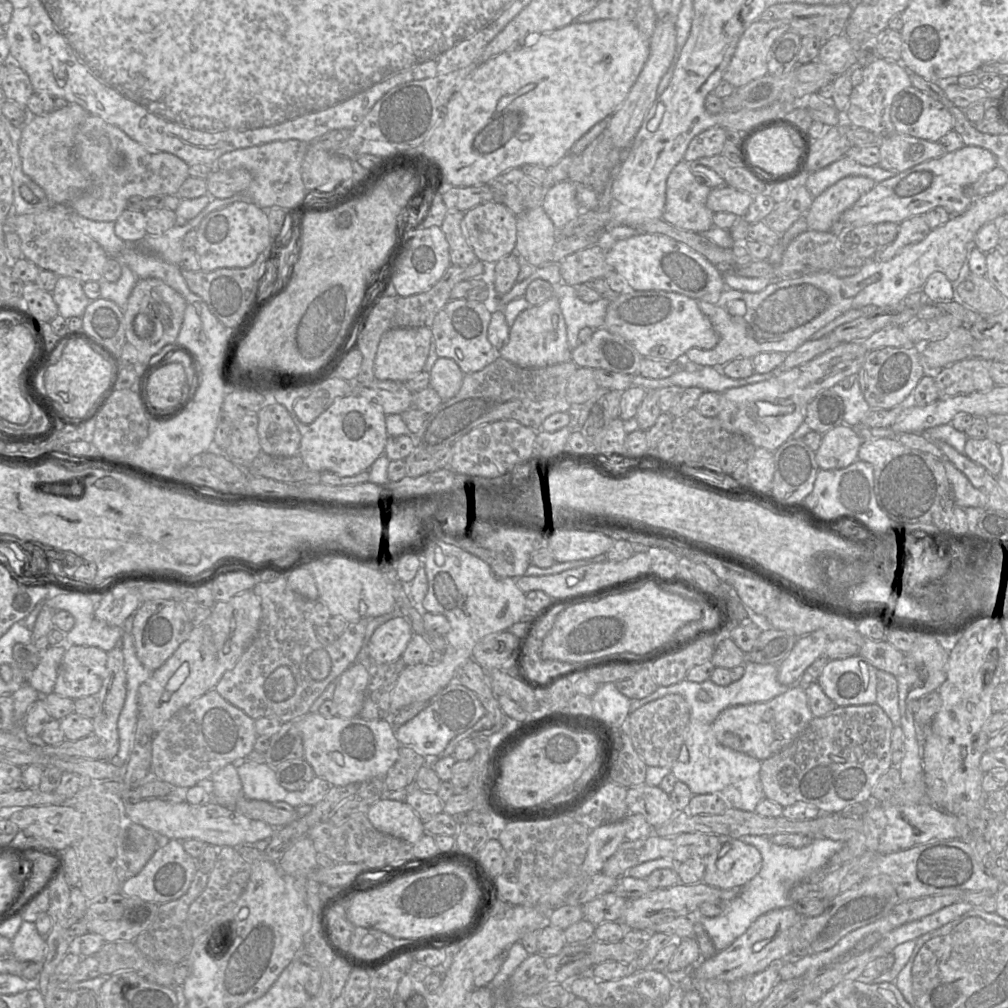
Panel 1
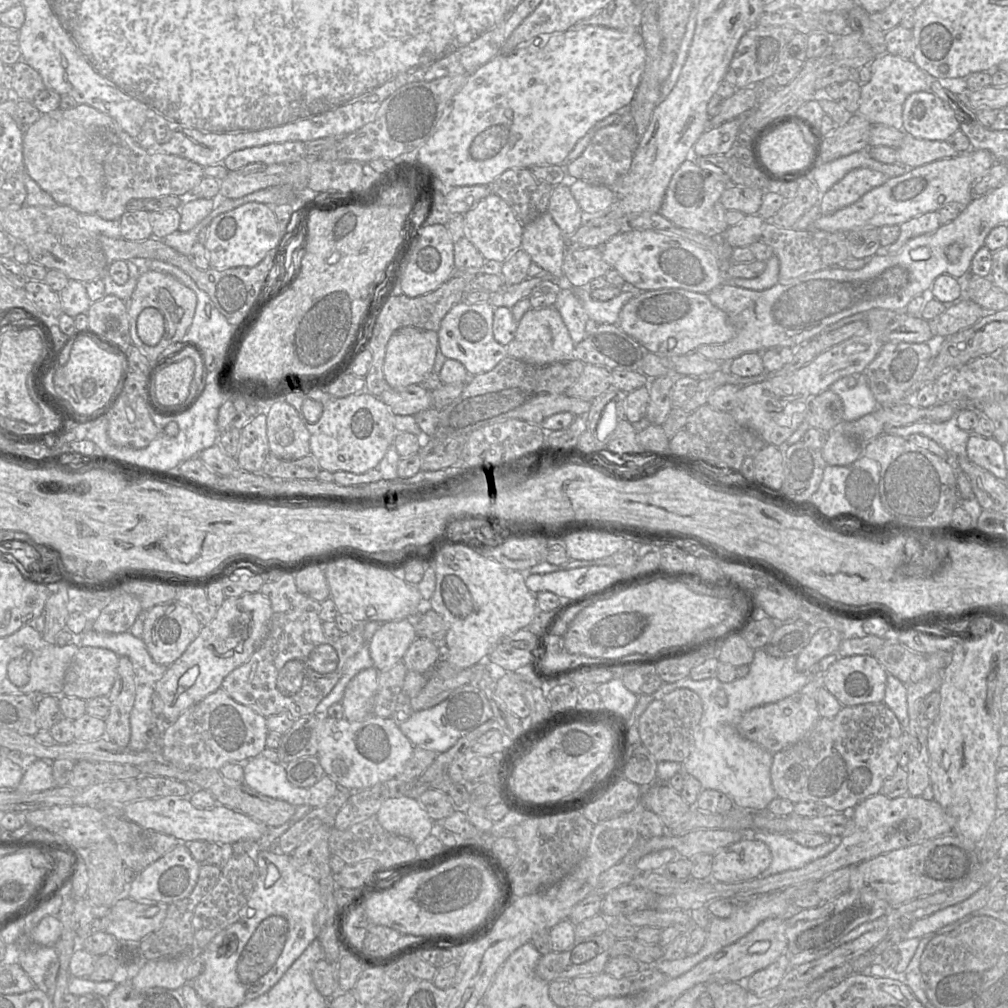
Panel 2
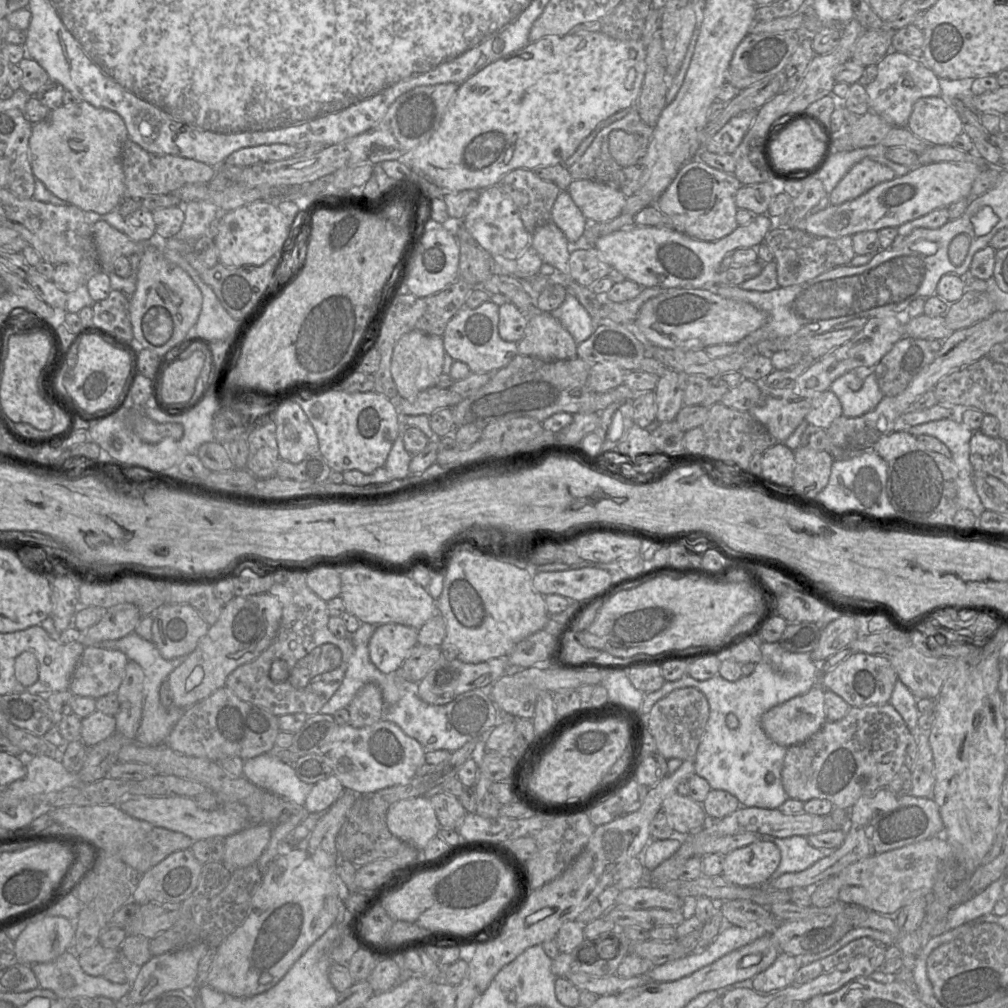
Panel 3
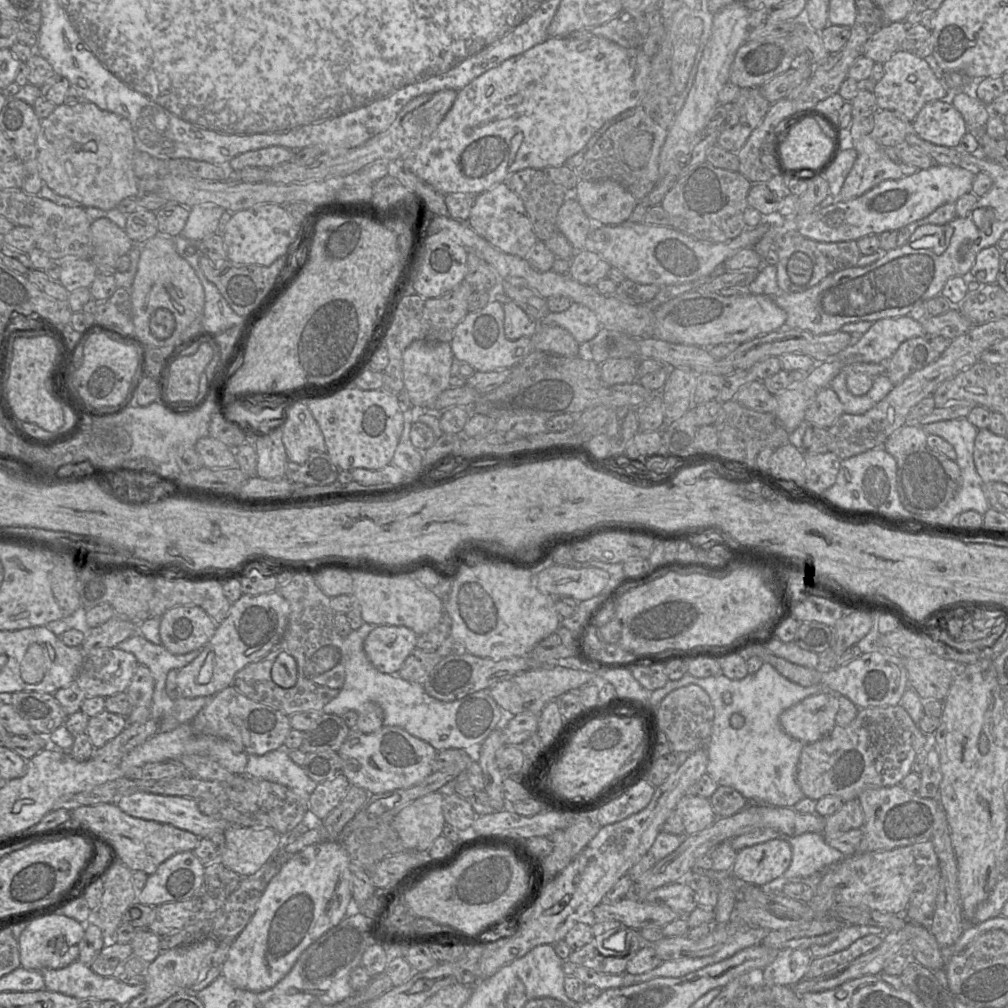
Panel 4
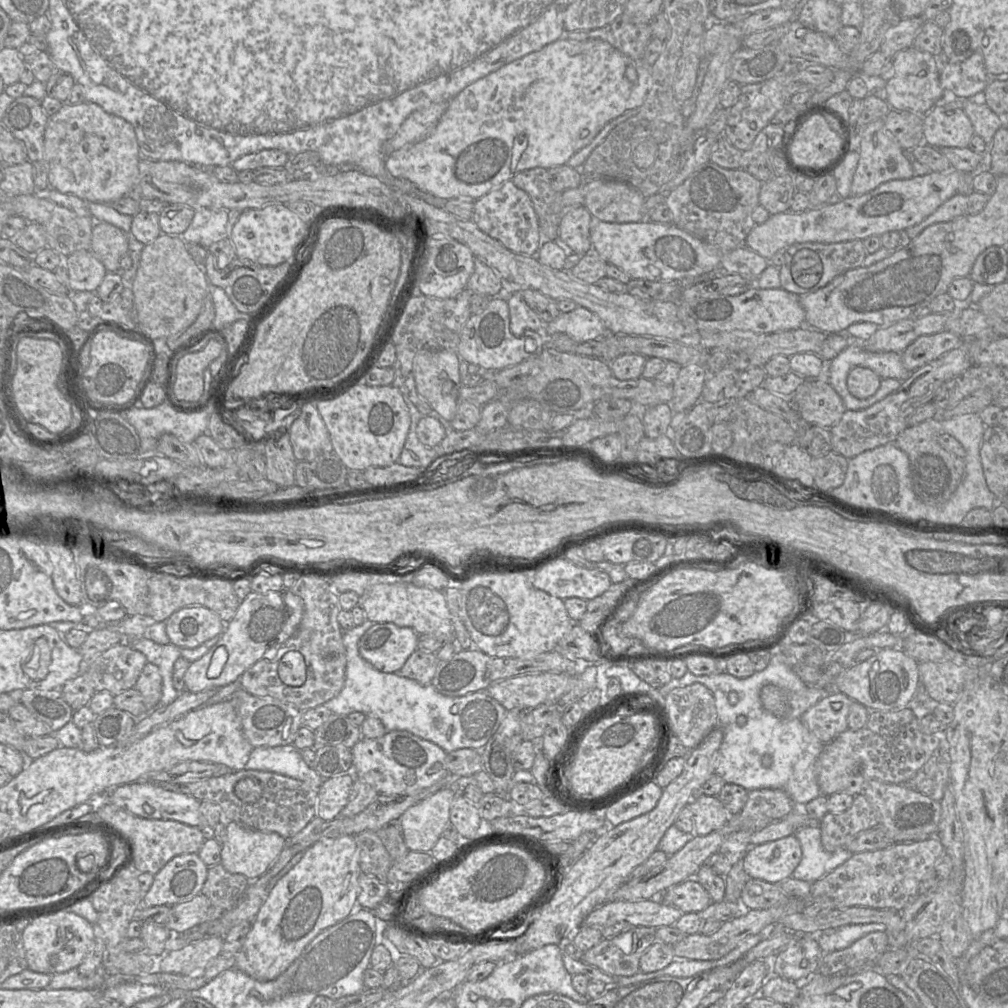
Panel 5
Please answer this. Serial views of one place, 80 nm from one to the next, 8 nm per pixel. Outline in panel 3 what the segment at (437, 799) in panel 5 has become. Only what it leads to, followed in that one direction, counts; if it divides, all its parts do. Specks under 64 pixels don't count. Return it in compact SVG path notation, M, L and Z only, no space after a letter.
M425 796L392 804L386 813L386 823L393 835L418 850L423 850L441 828L430 799Z

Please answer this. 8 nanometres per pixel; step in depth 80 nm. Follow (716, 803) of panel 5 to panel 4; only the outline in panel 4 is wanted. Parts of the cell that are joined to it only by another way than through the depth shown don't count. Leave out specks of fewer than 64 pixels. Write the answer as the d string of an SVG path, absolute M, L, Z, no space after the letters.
M683 796L676 806L676 812L682 818L686 835L706 829L717 819L709 799L700 796Z

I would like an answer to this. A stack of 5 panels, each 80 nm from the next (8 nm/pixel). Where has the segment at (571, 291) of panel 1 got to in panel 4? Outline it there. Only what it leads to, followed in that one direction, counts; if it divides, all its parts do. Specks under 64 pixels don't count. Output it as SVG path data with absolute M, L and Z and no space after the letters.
M575 302L567 310L550 312L538 322L540 325L557 325L566 329L579 344L593 339L603 327L593 311Z

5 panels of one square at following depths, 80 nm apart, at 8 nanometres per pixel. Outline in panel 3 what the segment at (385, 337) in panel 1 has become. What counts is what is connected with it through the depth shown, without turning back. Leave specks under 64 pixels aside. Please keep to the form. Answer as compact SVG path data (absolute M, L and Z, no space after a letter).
M419 330L404 334L396 343L391 359L391 374L399 396L414 399L420 392L436 386L443 373L445 353L442 336Z

